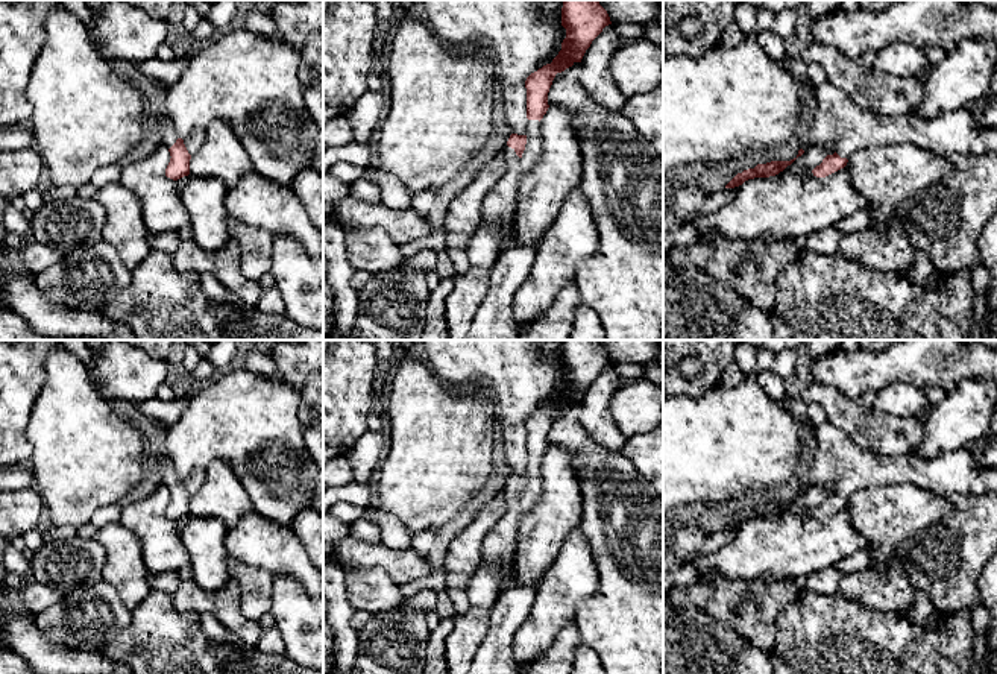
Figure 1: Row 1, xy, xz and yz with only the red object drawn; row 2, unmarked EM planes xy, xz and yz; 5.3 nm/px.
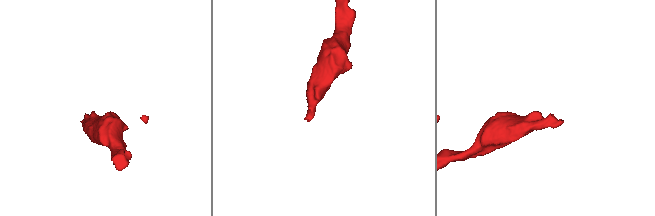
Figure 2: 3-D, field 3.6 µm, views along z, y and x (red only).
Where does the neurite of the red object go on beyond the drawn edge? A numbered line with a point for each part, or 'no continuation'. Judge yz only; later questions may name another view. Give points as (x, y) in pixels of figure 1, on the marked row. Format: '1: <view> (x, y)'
1: yz (839, 125)

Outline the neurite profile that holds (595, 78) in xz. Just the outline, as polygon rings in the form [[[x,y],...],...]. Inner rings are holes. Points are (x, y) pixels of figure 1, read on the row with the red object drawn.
[[[615,24],[605,26],[586,50],[578,77],[593,100],[610,111],[622,111],[628,100],[610,73],[610,62],[619,49],[621,38]]]

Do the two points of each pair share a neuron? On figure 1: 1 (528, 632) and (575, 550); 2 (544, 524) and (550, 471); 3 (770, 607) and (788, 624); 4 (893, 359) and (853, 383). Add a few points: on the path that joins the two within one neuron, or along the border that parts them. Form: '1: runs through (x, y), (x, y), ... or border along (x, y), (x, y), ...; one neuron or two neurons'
1: runs through (548, 612), (572, 579), (574, 570); one neuron
2: runs through (551, 510), (551, 485); one neuron
3: border along (798, 592), (777, 617), (776, 641), (771, 650); two neurons
4: runs through (883, 368), (862, 377); one neuron

